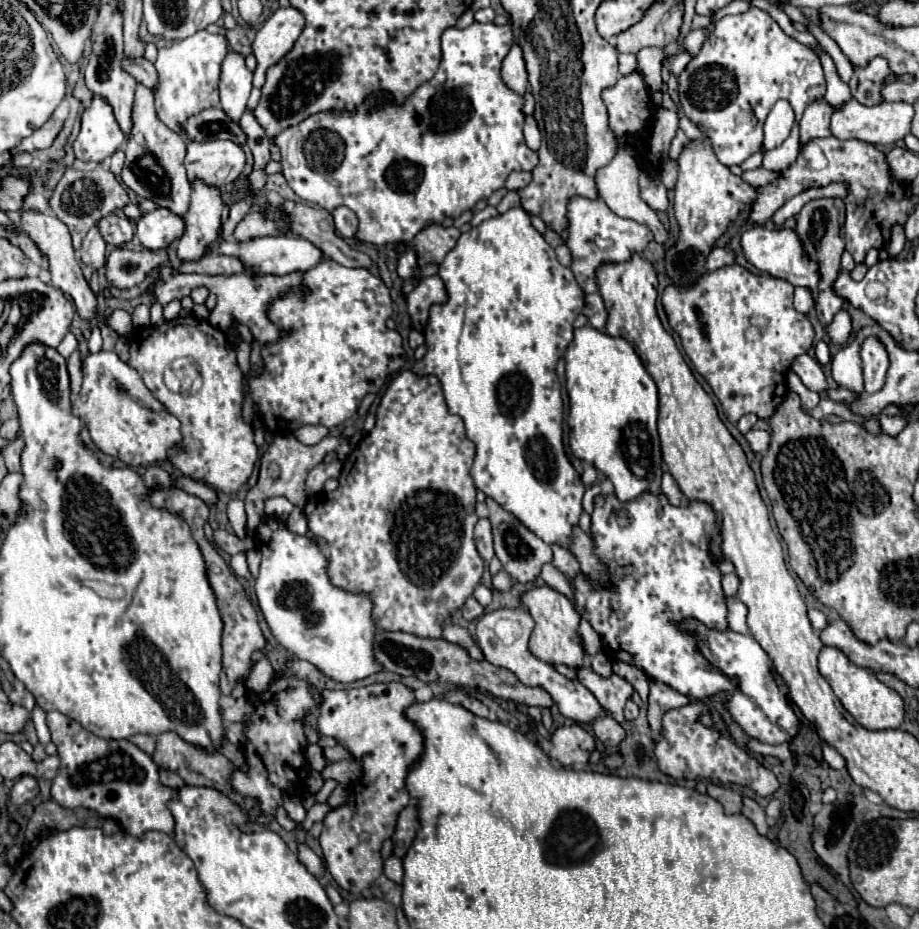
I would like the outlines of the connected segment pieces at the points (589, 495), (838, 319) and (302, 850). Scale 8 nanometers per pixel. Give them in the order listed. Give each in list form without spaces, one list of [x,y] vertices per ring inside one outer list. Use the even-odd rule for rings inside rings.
[[[598,483],[586,489],[586,493],[584,493],[584,511],[588,511],[588,515],[592,515],[596,497],[600,497],[600,493],[602,493],[602,491],[600,491],[600,485],[598,485]]]
[[[844,309],[840,313],[836,313],[836,317],[832,319],[830,325],[826,325],[826,333],[832,339],[832,343],[836,343],[836,345],[844,345],[850,337],[850,331],[852,331],[850,315]]]
[[[298,843],[298,859],[300,859],[300,863],[302,863],[312,875],[320,877],[320,875],[324,873],[324,867],[322,867],[320,857],[318,857],[308,845],[304,845],[304,843]]]

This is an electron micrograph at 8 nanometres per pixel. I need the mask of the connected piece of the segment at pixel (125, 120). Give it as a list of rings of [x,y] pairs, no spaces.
[[[110,5],[100,7],[96,25],[94,25],[94,35],[92,35],[92,55],[90,55],[90,63],[84,71],[86,75],[86,87],[96,93],[102,95],[110,107],[114,109],[114,117],[120,125],[120,129],[124,131],[124,135],[128,137],[132,133],[132,107],[134,107],[134,95],[136,95],[136,79],[128,73],[124,73],[120,69],[120,57],[122,57],[122,17],[118,9],[112,9]]]

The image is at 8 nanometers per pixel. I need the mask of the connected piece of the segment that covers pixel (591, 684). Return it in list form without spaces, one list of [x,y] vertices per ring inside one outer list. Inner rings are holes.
[[[584,667],[578,669],[578,679],[592,691],[592,695],[614,721],[624,723],[624,705],[634,693],[634,687],[624,677],[610,675],[608,679],[602,679],[590,667]]]

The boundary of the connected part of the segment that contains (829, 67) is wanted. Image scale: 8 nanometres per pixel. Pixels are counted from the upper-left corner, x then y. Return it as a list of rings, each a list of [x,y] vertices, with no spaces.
[[[822,45],[812,47],[812,51],[820,57],[822,67],[824,67],[824,75],[826,75],[826,83],[828,83],[824,99],[826,99],[832,107],[842,105],[844,101],[848,101],[848,99],[852,97],[852,95],[850,95],[850,87],[838,77],[838,73],[836,73],[836,65],[834,65],[832,57],[826,53],[826,49],[824,49]]]

